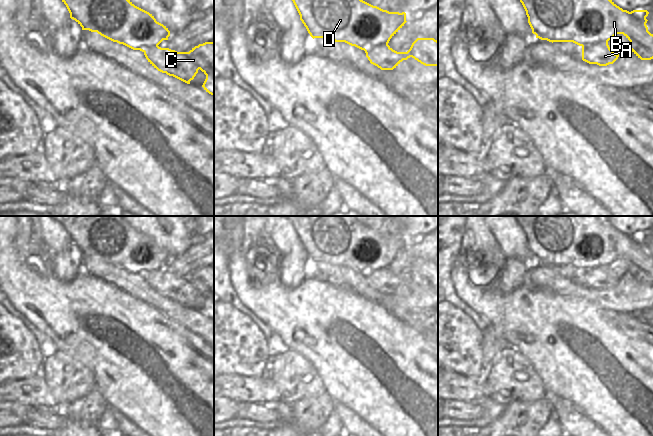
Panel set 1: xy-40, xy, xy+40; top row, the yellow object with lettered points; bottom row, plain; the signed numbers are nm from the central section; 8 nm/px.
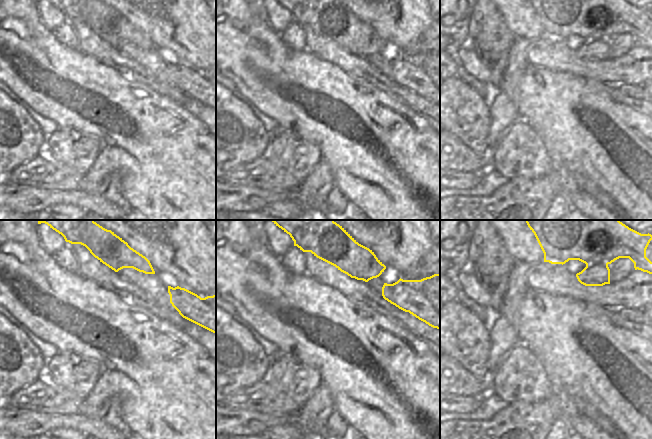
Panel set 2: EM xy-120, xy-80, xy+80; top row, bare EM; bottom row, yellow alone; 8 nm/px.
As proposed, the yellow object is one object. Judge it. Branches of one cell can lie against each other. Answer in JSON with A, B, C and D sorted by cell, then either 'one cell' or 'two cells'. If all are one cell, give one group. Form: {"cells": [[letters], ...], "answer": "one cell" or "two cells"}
{"cells": [["A", "C"], ["B", "D"]], "answer": "two cells"}

